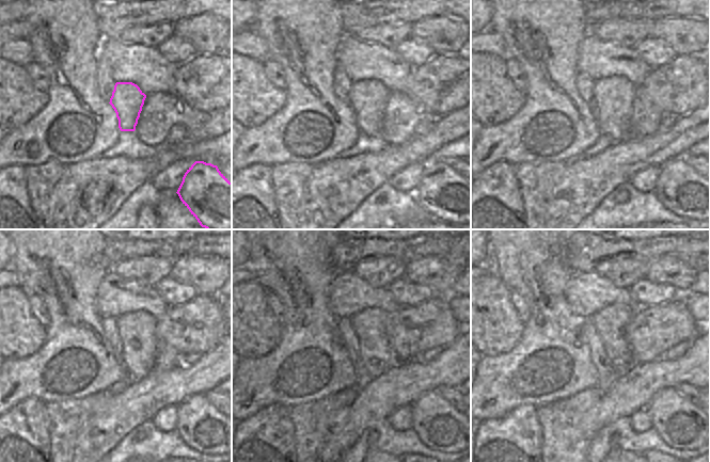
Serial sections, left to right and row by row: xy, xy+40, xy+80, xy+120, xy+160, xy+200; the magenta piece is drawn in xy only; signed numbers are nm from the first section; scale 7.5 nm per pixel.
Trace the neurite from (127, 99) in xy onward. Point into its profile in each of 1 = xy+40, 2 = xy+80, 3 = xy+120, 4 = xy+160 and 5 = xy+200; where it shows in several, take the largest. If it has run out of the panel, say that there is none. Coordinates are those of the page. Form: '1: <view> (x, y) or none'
1: xy+40 (368, 98)
2: xy+80 (613, 96)
3: xy+120 (136, 330)
4: xy+160 (371, 324)
5: xy+200 (610, 322)

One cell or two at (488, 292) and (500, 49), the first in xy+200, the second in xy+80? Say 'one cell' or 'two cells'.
two cells

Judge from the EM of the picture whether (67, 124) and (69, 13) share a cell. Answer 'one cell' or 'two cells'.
one cell

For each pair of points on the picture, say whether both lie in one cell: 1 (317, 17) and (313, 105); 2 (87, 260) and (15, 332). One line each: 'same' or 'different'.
1: same
2: different

